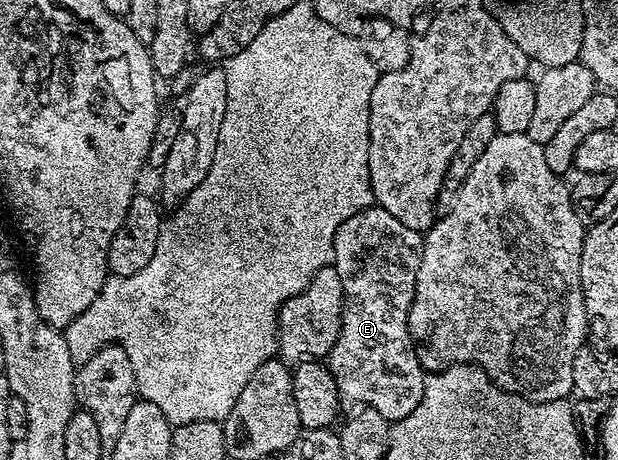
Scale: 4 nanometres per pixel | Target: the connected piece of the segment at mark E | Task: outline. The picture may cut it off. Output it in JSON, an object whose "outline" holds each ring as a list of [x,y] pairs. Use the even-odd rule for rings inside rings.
{"outline":[[[376,205],[364,207],[357,211],[335,233],[333,242],[333,263],[339,273],[339,281],[343,281],[343,313],[341,328],[332,349],[327,356],[329,372],[335,377],[335,385],[345,400],[353,391],[393,391],[393,403],[372,403],[369,407],[379,414],[385,411],[383,418],[396,421],[407,417],[416,409],[425,393],[426,368],[422,356],[413,342],[413,338],[401,339],[401,307],[411,309],[411,301],[415,293],[415,277],[421,260],[422,232],[407,229],[403,221],[391,217],[387,209]],[[397,343],[405,343],[405,351],[409,352],[409,403],[405,403],[405,387],[397,387],[401,379],[405,379],[405,371],[401,371],[401,363],[397,363]]]}

